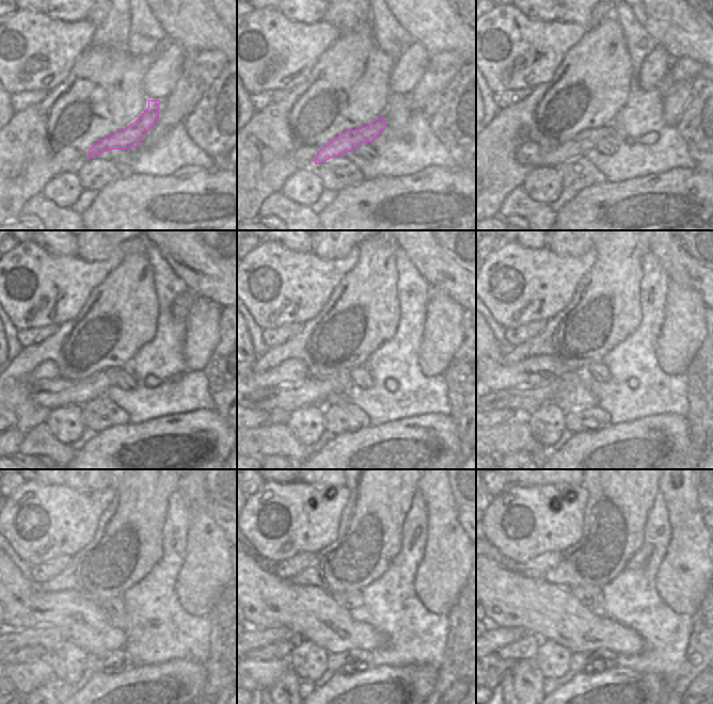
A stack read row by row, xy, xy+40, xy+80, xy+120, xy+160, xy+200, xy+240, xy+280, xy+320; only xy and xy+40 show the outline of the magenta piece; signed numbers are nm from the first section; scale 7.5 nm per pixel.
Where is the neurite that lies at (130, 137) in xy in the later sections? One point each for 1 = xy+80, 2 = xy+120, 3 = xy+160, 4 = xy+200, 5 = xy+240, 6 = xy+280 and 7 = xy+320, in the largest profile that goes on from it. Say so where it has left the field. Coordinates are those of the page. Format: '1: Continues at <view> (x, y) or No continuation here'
1: Continues at xy+80 (529, 154)
2: Continues at xy+120 (51, 394)
3: Continues at xy+160 (313, 392)
4: Continues at xy+200 (522, 400)
5: Continues at xy+240 (49, 638)
6: Continues at xy+280 (258, 638)
7: Continues at xy+320 (498, 638).

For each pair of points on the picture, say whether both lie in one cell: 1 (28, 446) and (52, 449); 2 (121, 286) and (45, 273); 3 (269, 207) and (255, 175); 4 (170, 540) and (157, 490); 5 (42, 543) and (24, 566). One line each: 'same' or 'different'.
1: same
2: different
3: different
4: different
5: different

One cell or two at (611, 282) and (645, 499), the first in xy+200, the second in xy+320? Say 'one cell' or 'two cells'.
one cell

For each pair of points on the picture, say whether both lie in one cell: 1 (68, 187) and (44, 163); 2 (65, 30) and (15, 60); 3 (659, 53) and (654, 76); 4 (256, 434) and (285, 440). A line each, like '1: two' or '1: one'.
1: two
2: one
3: one
4: one

